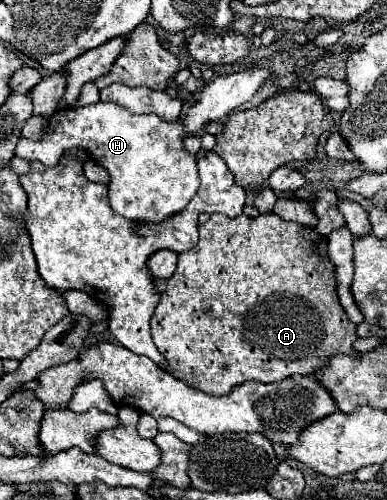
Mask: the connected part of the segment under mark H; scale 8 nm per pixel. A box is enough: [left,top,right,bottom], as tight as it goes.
[16,68,270,224]

